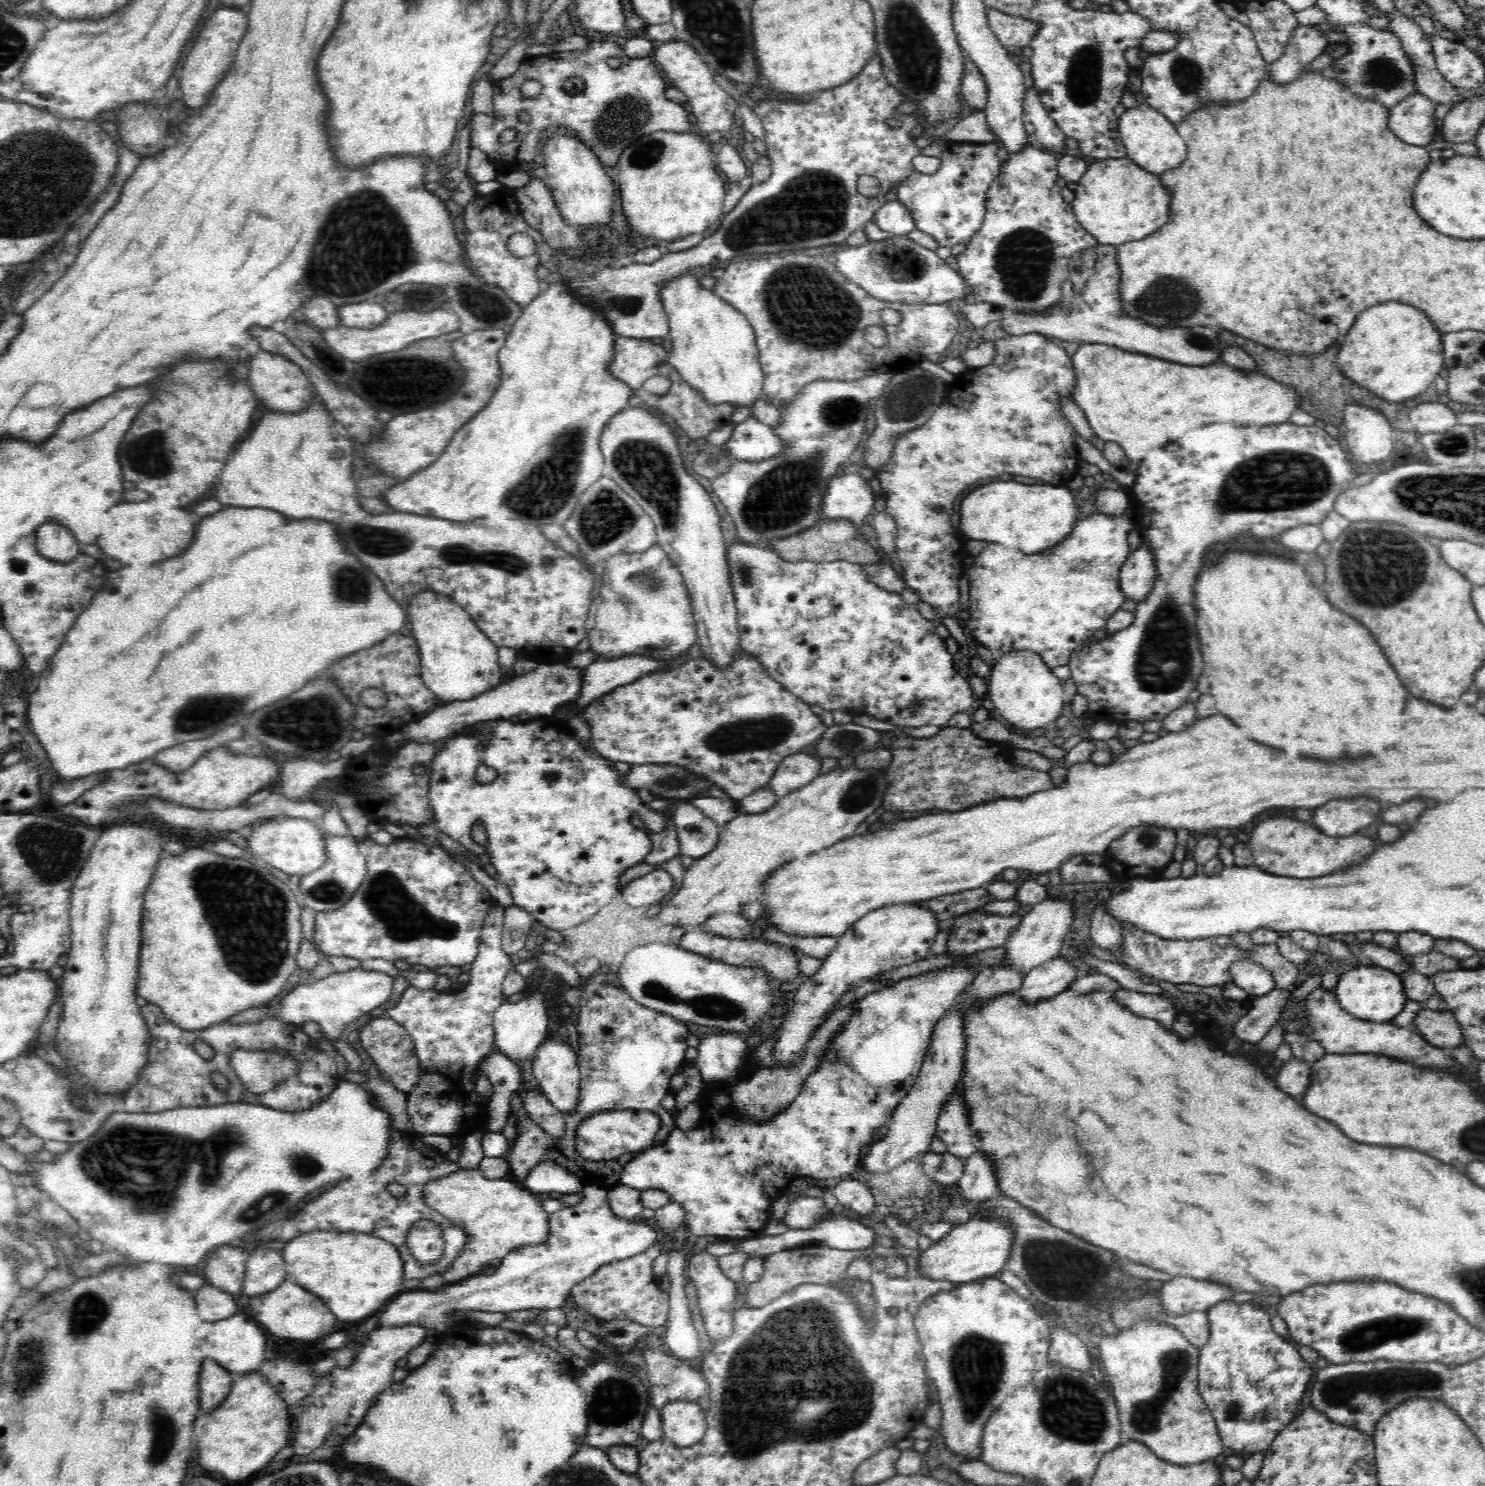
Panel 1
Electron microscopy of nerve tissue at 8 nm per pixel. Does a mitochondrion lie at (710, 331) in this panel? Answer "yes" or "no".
no

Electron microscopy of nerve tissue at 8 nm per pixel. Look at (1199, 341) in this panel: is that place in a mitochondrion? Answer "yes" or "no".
yes

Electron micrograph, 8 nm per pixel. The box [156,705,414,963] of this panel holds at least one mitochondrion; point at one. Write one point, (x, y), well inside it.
(326, 891)

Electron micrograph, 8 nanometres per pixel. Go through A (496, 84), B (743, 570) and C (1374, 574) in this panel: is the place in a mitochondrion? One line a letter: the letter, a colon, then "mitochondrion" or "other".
A: other
B: mitochondrion
C: mitochondrion

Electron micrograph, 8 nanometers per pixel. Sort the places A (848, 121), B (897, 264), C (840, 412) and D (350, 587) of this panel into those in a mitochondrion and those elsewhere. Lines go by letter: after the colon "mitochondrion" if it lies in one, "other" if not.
A: other
B: mitochondrion
C: mitochondrion
D: mitochondrion

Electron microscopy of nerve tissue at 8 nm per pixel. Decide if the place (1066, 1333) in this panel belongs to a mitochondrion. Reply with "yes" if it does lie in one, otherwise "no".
no

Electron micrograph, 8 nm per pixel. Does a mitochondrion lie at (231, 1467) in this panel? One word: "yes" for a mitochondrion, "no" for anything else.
no

